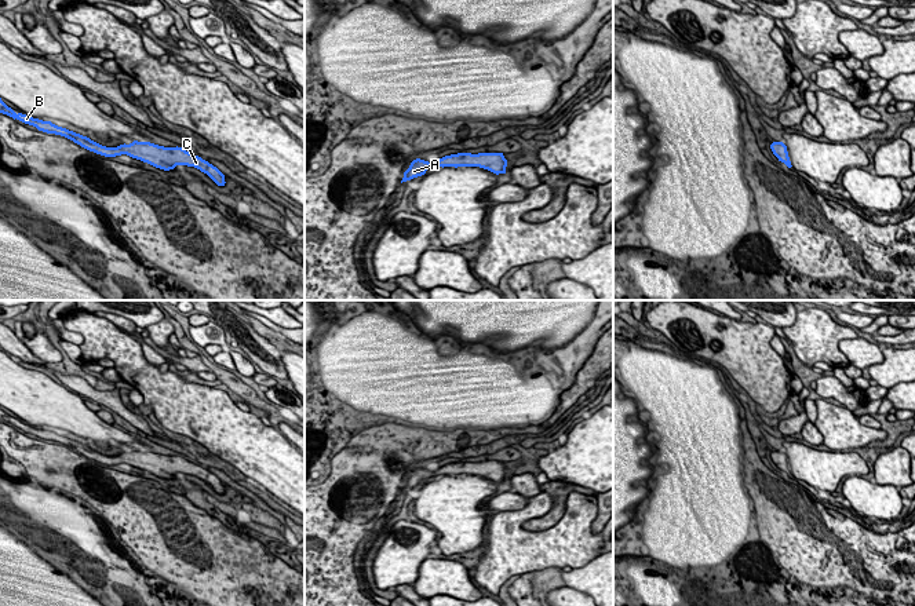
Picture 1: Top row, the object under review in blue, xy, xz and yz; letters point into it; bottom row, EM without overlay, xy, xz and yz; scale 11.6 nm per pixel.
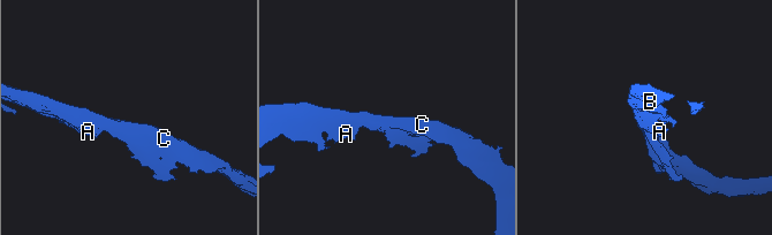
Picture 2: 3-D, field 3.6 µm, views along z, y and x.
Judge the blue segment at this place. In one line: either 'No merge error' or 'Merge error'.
No merge error

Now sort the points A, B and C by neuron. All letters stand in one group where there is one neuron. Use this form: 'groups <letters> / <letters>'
groups A B C

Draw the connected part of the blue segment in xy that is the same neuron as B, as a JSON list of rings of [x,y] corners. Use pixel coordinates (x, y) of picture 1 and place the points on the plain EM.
[[[0,406],[0,421],[7,423],[12,426],[14,428],[17,427],[25,432],[33,434],[39,439],[65,445],[73,449],[74,452],[80,453],[81,456],[90,460],[94,460],[96,463],[105,464],[105,466],[116,466],[116,464],[127,463],[132,467],[141,468],[143,471],[147,471],[164,479],[174,478],[176,474],[194,475],[200,478],[201,481],[207,482],[218,494],[225,494],[226,492],[225,483],[216,475],[203,468],[201,466],[194,464],[178,454],[164,456],[164,454],[158,454],[150,450],[134,449],[130,453],[124,452],[117,456],[106,456],[91,449],[87,445],[83,445],[66,437],[58,435],[52,432],[51,430],[43,430],[43,428],[33,427],[22,421],[17,423],[11,416],[8,416],[1,409],[1,406]]]

